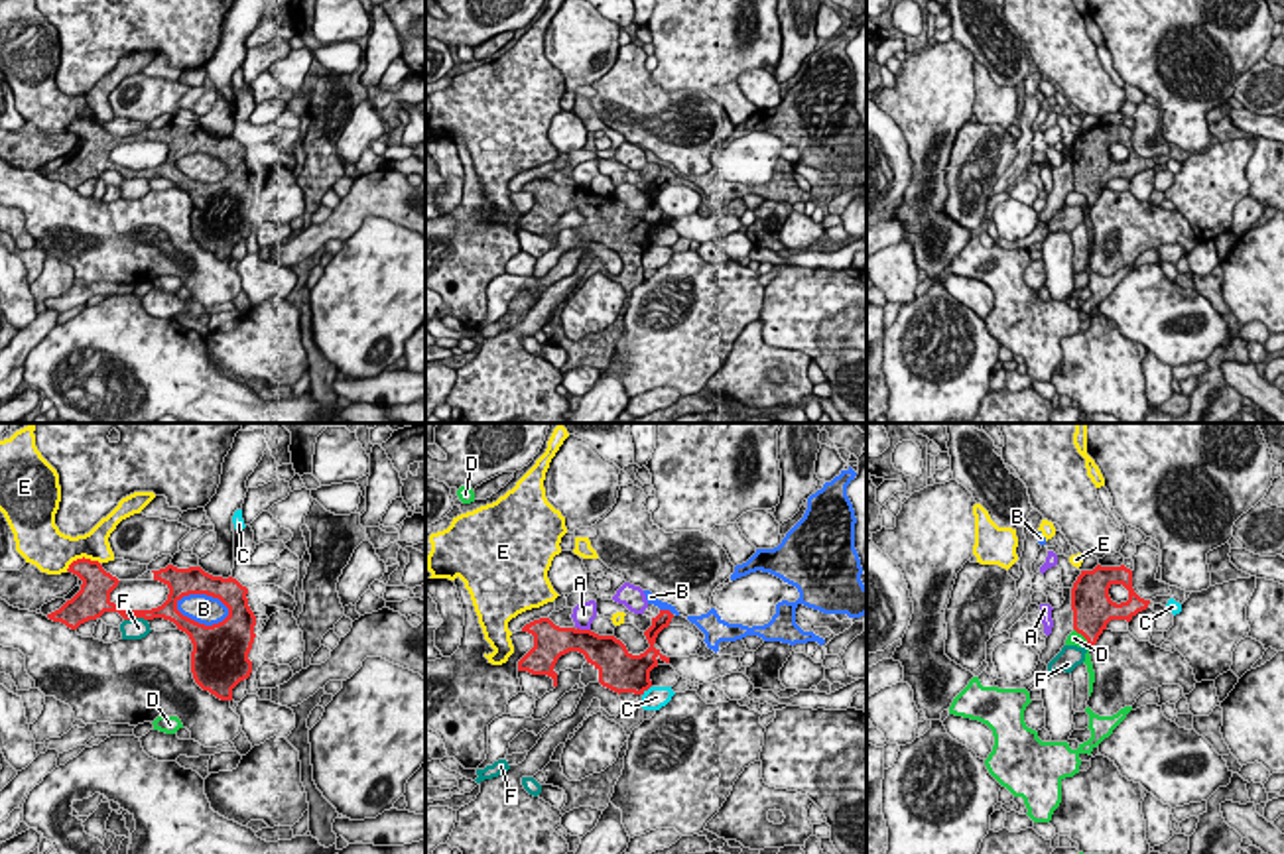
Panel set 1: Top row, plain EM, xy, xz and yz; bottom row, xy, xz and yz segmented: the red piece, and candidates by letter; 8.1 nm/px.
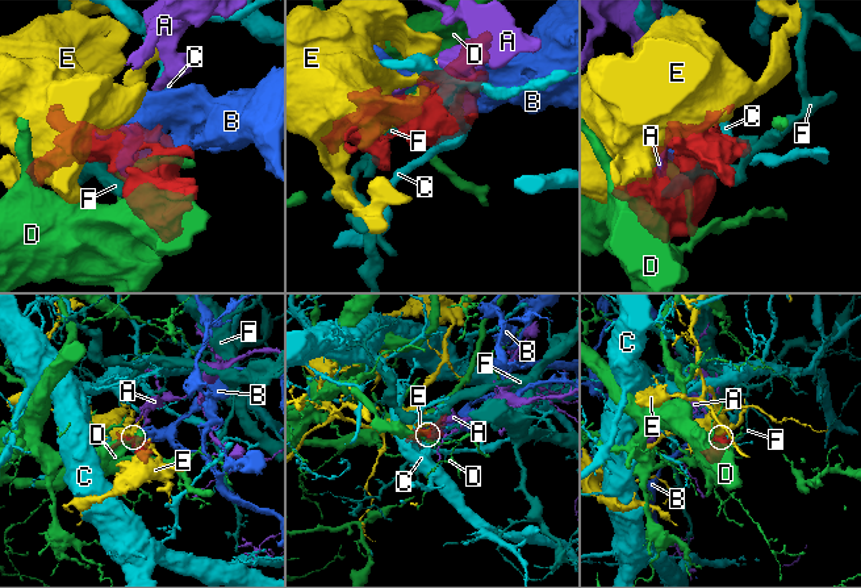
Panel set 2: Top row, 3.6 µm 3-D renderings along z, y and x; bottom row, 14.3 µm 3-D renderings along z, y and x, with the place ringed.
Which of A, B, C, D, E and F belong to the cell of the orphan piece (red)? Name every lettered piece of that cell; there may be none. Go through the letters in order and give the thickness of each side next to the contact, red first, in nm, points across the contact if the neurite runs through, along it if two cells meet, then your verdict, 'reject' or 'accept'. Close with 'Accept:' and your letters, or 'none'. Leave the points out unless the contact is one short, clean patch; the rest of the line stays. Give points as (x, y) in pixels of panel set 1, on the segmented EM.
A: calibres 280 and 190 nm; reject
B: calibres 220 and 240 nm; reject
C: calibres 320 and 190 nm; border xz (650, 685), (642, 695); reject
D: calibres 320 and 120 nm; reject
E: calibres 240 and 340 nm; reject
F: calibres 120 and 170 nm; reject
Accept: none

